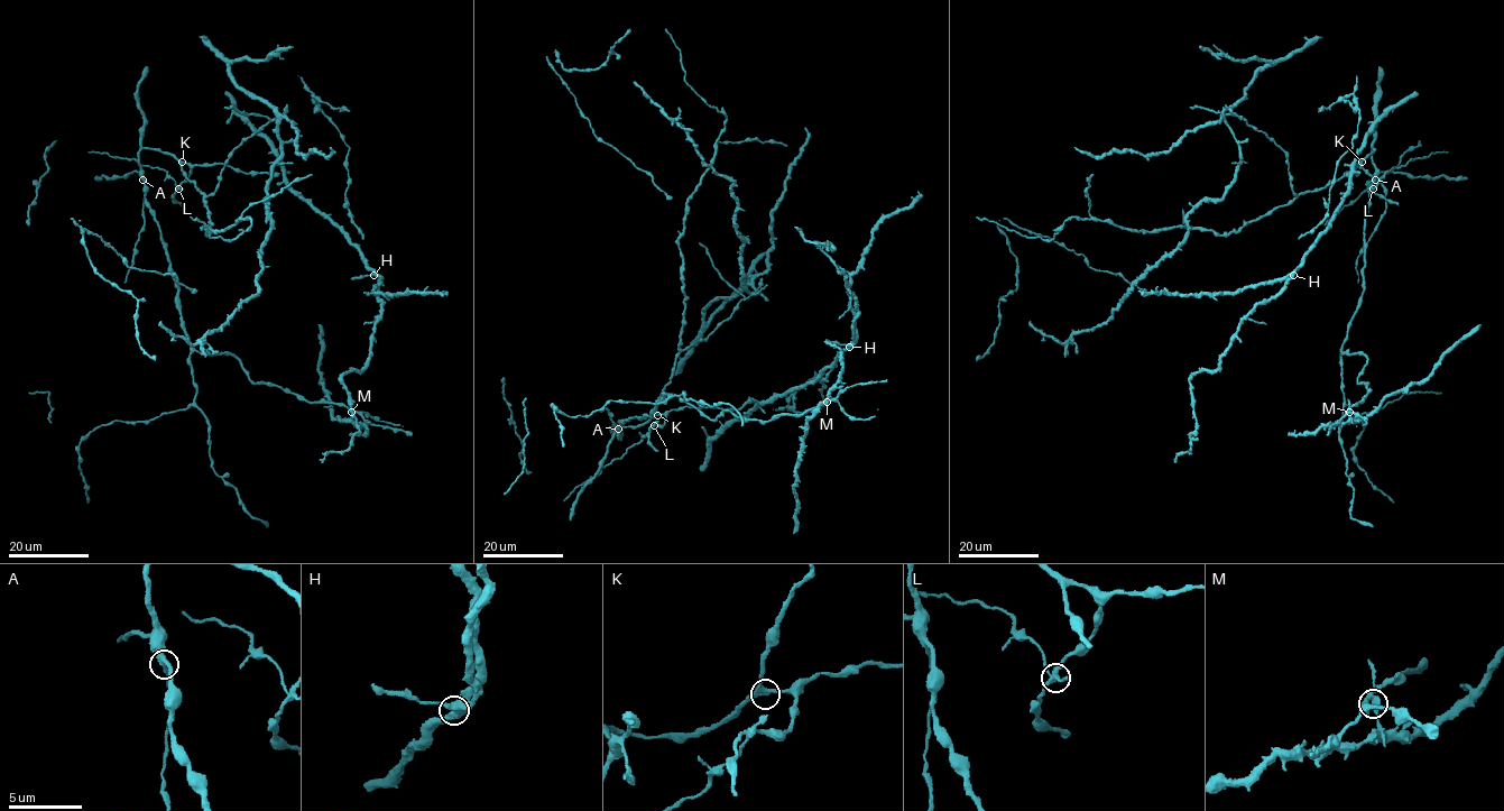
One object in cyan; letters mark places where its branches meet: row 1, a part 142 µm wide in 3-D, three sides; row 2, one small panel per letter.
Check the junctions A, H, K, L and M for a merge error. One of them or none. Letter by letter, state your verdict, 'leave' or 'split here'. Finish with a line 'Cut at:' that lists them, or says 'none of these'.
A: leave
H: leave
K: leave
L: split here
M: leave
Cut at: L

